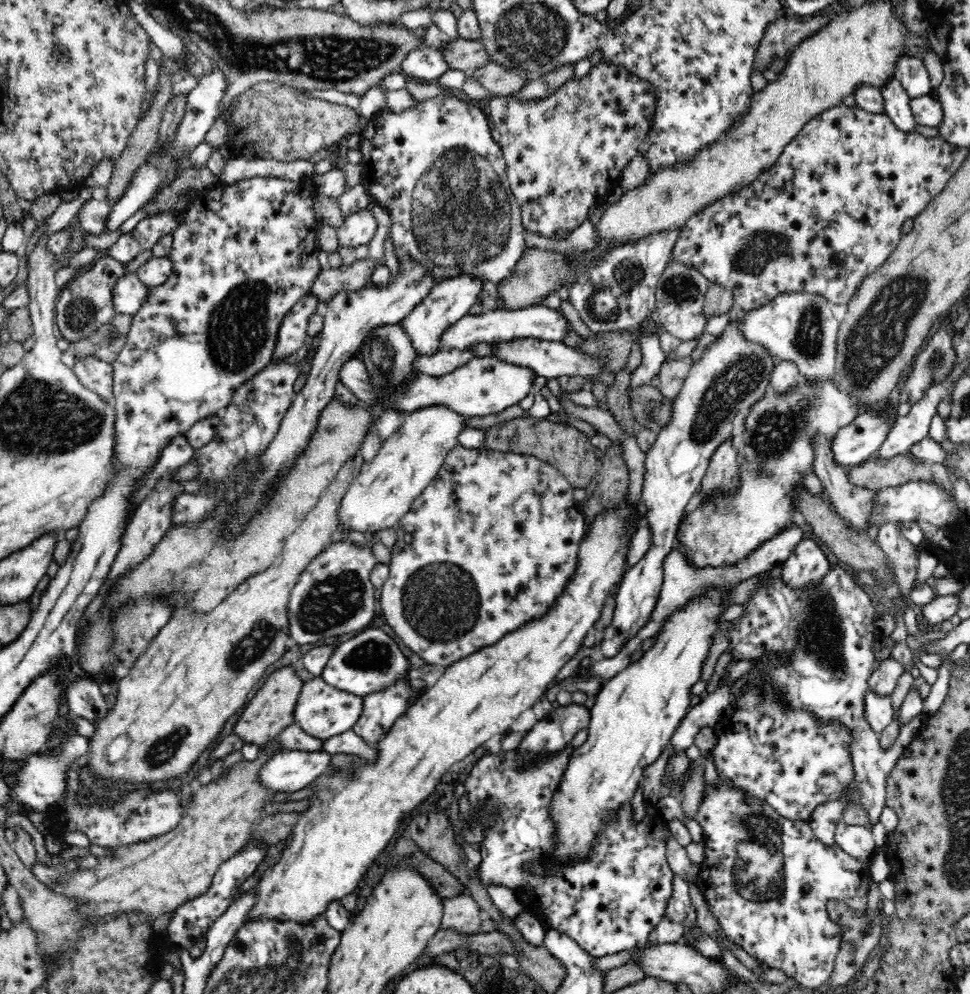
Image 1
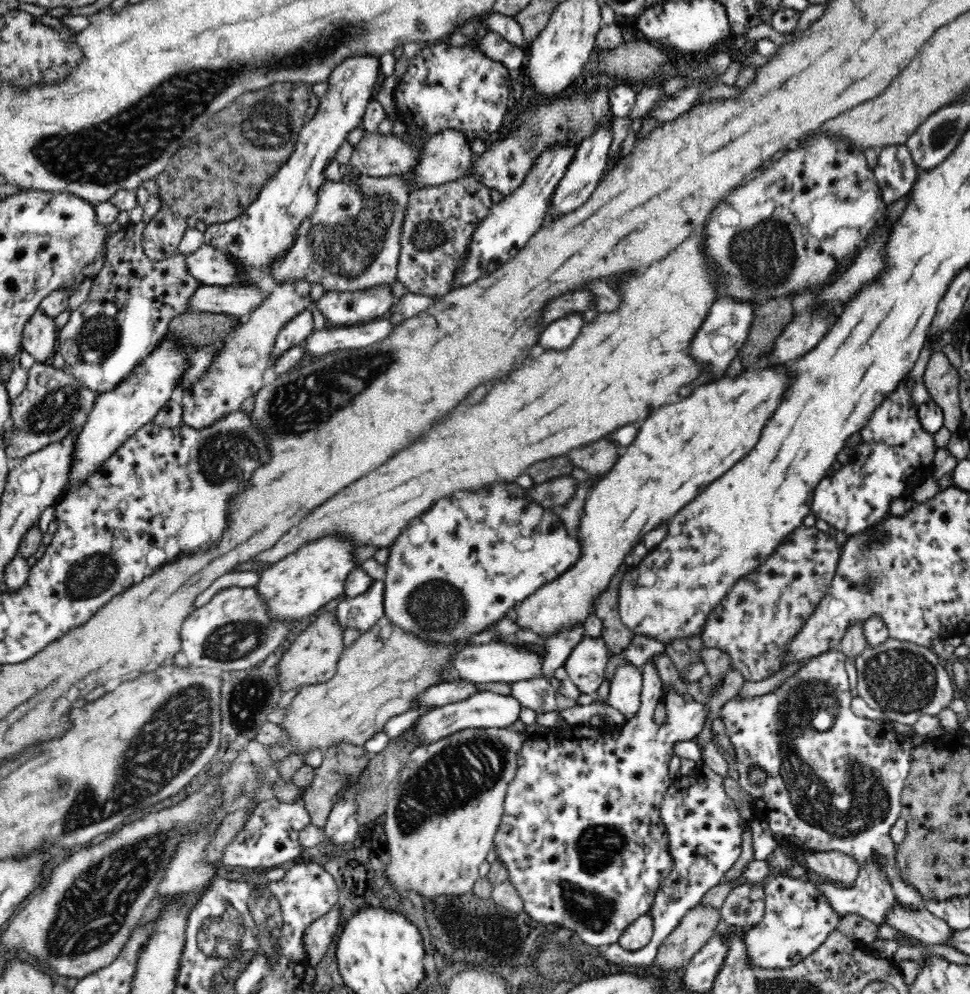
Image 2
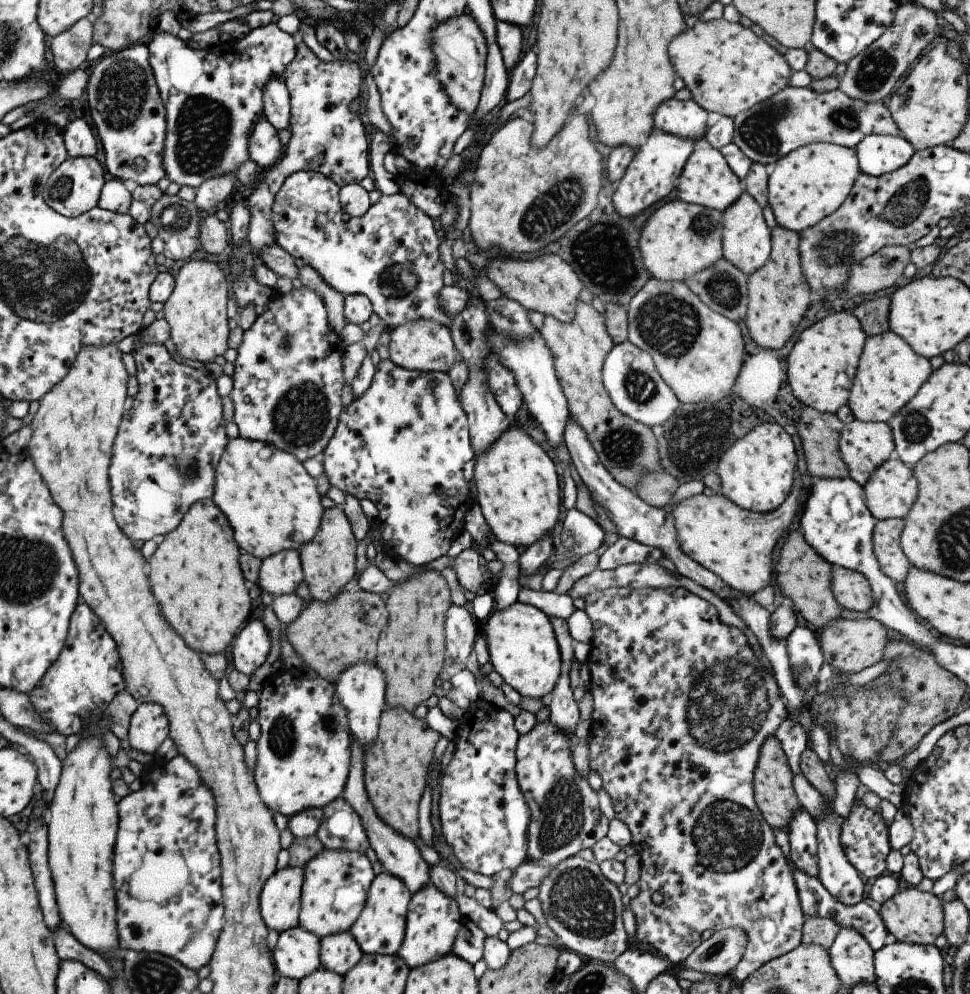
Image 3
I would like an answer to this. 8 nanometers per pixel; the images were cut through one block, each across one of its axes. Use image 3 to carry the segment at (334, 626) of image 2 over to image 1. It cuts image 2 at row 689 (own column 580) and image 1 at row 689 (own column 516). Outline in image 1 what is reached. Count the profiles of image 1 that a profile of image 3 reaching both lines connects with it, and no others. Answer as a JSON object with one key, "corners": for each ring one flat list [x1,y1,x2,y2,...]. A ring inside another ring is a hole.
{"corners":[[292,665,276,669,270,678,265,679,264,686,257,691,254,697,246,704,244,711,235,723,233,732,247,742,258,744,262,747,268,741,278,736,284,728,294,723,294,708,298,702,298,696,302,692,302,681]]}

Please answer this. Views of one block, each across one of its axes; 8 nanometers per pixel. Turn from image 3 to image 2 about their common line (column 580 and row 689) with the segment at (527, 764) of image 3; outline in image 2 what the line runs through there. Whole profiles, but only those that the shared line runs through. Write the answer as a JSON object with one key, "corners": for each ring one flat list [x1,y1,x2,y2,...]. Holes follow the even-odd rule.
{"corners":[[832,650,812,658,807,665,804,665,799,671,788,677,775,690,762,696,755,696,749,699,742,699,740,695,730,699,723,705,719,713,720,718,725,724,725,734,730,739,735,752,735,758,731,762,733,774,738,779,742,790,746,791,752,797,752,805,754,808,755,820,762,820,768,824,770,831,775,836,779,845,787,845,805,849,814,852,840,851,849,854,855,858,858,866,862,866,864,862,875,862,881,864,883,874,887,876,887,880,893,888,897,902,904,908,923,908,924,897,920,895,920,891,913,887,912,884,904,881,900,875,900,869,896,866,896,848,897,844,890,837,890,829,896,820,901,817,901,797,904,790,904,783,911,767,911,750,913,745,910,744,910,736,902,735,896,732,888,721,876,720,870,721,867,718,856,716,851,709,851,700,854,698,850,693,850,682,846,673,846,658,839,650],[752,766,763,768,767,777,763,780,762,786,750,781,748,772]]}

